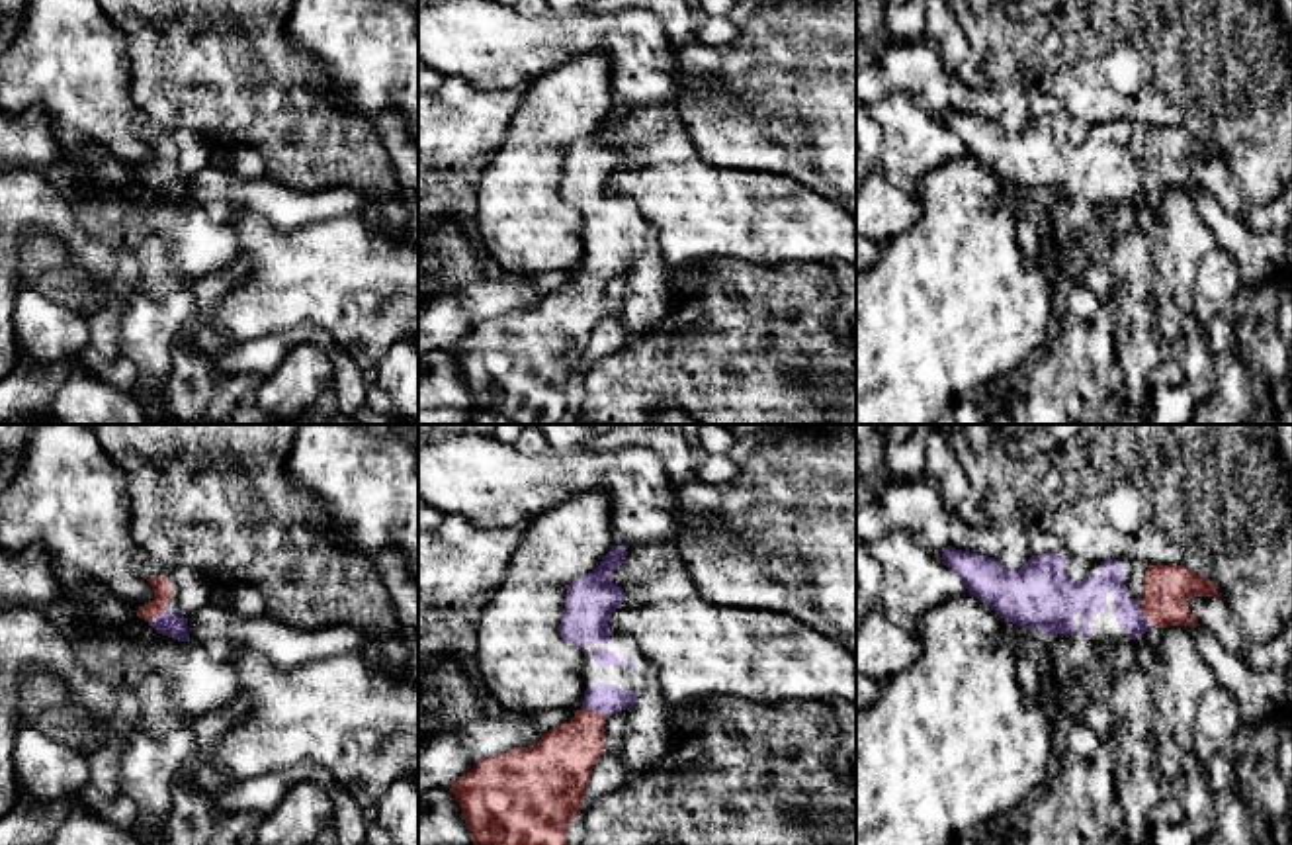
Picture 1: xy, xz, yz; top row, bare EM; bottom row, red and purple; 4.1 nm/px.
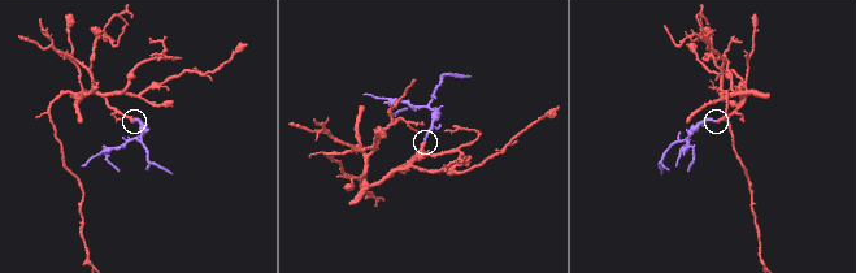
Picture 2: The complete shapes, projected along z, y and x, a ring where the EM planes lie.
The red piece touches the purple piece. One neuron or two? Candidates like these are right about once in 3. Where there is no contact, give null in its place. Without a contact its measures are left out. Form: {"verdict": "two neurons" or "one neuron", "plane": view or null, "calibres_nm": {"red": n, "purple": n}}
{"verdict": "one neuron", "plane": "xz", "calibres_nm": {"red": 260, "purple": 130}}

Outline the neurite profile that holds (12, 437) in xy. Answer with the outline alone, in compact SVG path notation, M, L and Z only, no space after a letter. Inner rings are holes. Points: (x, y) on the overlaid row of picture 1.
M0 424L0 493L6 491L20 473L25 444L39 424Z

